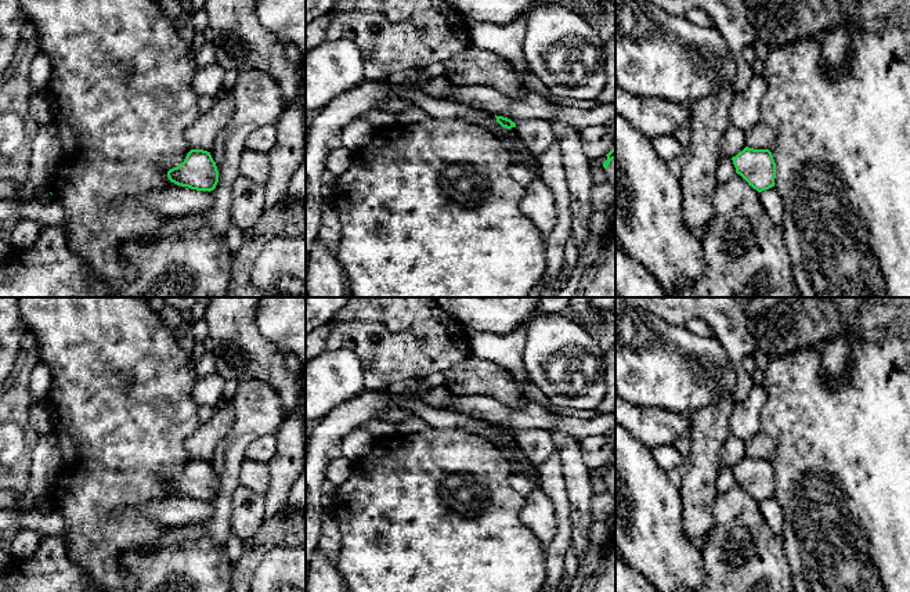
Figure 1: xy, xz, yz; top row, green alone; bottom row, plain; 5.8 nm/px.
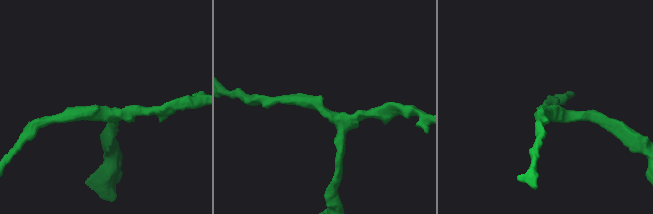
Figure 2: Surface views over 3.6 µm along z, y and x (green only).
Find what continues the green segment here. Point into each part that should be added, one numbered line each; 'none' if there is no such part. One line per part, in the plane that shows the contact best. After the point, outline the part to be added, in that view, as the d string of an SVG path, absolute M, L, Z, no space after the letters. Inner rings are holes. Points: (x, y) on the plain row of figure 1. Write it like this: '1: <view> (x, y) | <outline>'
none

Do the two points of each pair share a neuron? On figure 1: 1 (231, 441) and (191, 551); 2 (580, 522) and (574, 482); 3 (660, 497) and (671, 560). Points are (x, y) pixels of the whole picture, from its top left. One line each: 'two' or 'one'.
1: one
2: one
3: one

